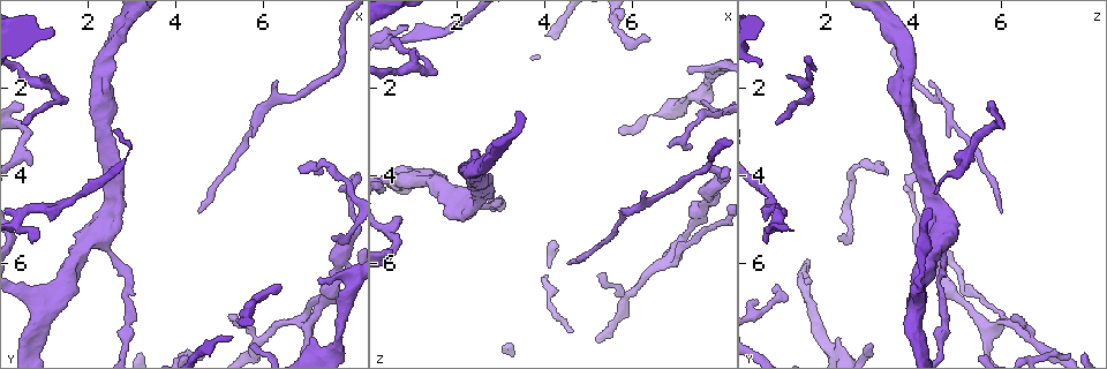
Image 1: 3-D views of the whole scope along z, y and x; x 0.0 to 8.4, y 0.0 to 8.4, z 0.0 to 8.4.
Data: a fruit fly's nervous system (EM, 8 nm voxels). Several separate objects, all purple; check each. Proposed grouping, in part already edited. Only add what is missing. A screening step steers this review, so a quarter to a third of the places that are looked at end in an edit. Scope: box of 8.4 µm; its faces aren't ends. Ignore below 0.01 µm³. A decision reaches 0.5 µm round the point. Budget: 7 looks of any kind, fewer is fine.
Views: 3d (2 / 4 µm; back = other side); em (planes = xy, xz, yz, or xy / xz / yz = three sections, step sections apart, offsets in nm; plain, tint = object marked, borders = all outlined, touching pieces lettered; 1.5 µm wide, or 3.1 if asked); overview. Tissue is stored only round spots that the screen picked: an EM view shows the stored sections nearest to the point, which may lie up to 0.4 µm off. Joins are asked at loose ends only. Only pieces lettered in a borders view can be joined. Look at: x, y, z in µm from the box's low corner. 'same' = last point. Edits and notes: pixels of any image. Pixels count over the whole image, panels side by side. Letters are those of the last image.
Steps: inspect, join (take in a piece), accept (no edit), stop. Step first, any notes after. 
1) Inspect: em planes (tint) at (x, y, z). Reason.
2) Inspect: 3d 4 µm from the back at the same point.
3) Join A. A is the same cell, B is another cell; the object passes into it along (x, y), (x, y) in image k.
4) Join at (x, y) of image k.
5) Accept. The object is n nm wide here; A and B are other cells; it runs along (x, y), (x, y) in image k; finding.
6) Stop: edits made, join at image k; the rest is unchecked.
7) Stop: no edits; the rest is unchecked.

Inspect: em planes (borders) at (0.70, 5.55, 0.70). Tapers out.

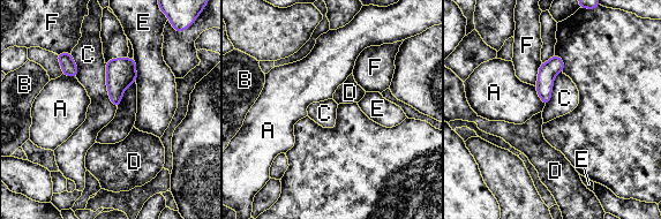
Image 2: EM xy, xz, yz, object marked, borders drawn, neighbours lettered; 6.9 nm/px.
Accept. A, B, C, D, E and F are other cells; none of them fits.

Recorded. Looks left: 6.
Inspect: em xz step 8 (tint) at (6.30, 1.90, 4.35). Free end.

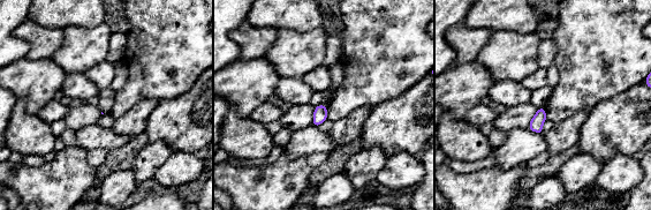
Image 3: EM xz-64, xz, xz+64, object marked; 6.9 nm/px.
Inspect: em planes (borders) at the same point.

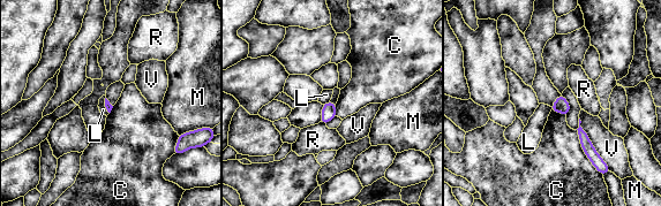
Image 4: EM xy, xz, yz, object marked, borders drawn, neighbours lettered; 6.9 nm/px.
Accept. C, L, M, R and V are other cells; a border runs along (577, 129), (580, 146), (598, 170) in image 4; no lettered piece goes on from it.

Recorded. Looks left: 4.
Inspect: em planes (borders) at (6.40, 6.55, 0.95). Long arm stops here.

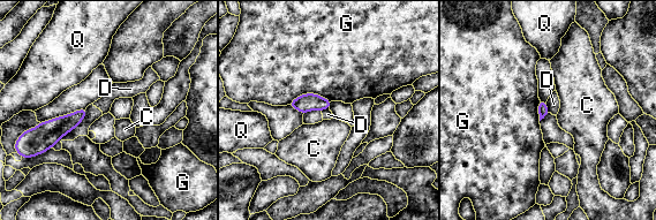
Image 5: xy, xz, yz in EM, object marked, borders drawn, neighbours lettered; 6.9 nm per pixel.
Accept. C, D, G and Q are other cells; a border runs along (545, 103), (549, 112) in image 5; no lettered piece goes on from it.

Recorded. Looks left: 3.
Stop: no edits; the rest is unchecked.

